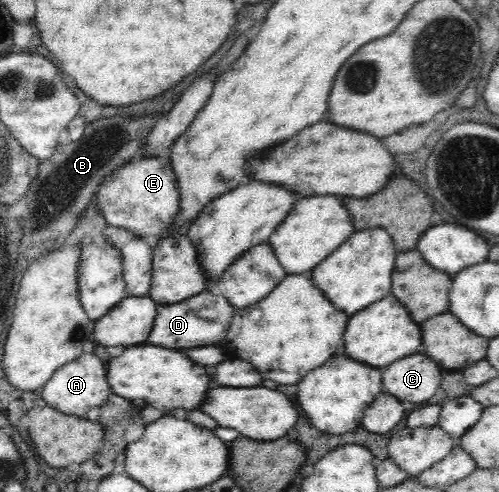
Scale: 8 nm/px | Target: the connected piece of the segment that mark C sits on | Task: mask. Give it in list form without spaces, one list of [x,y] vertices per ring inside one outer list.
[[[422,352],[400,358],[384,370],[384,390],[400,399],[400,402],[430,403],[439,391],[442,370],[437,362],[422,356]]]

